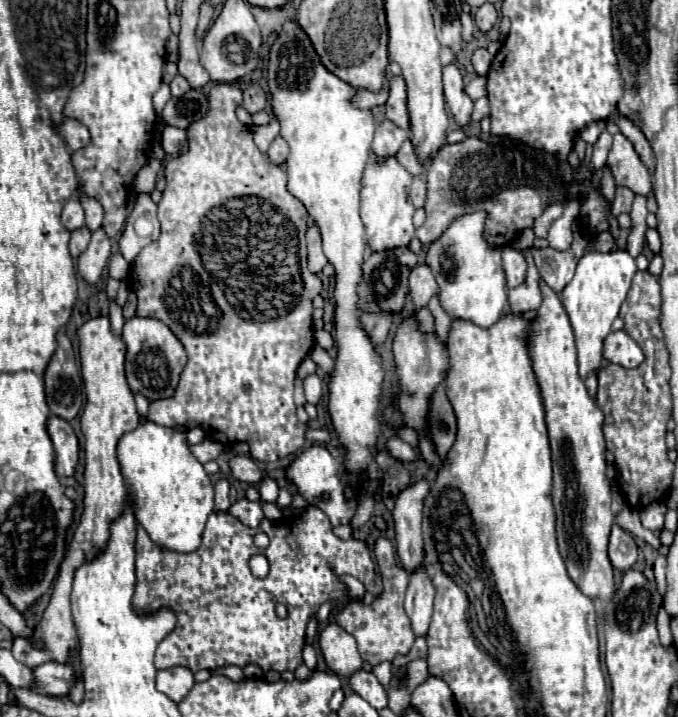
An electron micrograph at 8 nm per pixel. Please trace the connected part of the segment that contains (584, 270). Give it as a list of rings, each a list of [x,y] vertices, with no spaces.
[[[626,251],[610,253],[586,253],[576,267],[574,279],[560,293],[562,305],[570,317],[574,329],[576,349],[578,349],[578,373],[586,379],[590,373],[596,373],[602,365],[602,343],[612,329],[614,319],[618,317],[620,305],[626,299],[632,277],[636,275],[636,261]]]

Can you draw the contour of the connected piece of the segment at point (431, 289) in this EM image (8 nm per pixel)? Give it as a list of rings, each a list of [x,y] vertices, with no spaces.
[[[416,265],[408,279],[408,295],[414,301],[416,311],[426,307],[430,297],[436,293],[438,293],[438,285],[436,285],[434,275],[428,269],[428,265]]]

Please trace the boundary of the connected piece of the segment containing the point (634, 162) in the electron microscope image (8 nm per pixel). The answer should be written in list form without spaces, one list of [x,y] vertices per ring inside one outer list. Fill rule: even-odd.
[[[622,133],[614,135],[614,145],[608,155],[608,167],[612,169],[616,185],[628,187],[636,195],[648,195],[652,191],[650,171]]]

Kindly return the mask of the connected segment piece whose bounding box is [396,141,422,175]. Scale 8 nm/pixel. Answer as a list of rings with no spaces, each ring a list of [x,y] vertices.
[[[406,141],[406,143],[402,145],[402,149],[396,153],[396,159],[408,169],[410,175],[418,175],[418,173],[422,171],[422,169],[420,169],[420,163],[418,163],[416,157],[414,157],[414,151],[412,151],[410,141]]]

